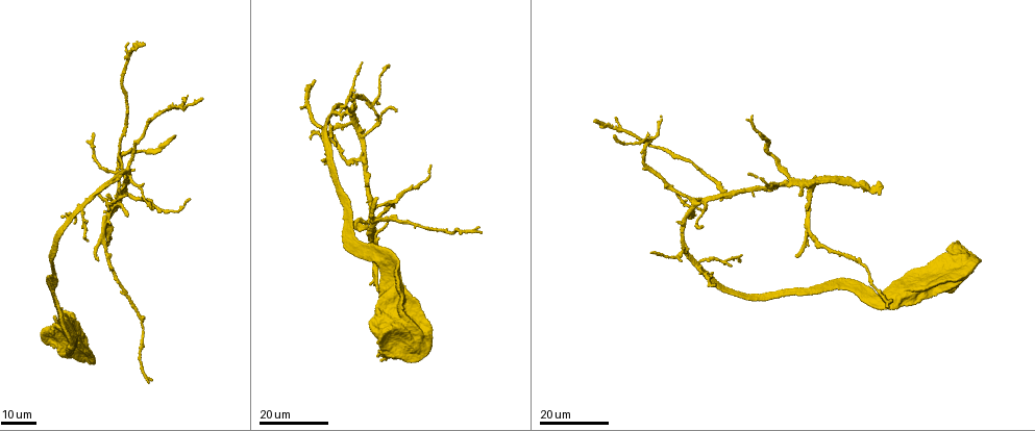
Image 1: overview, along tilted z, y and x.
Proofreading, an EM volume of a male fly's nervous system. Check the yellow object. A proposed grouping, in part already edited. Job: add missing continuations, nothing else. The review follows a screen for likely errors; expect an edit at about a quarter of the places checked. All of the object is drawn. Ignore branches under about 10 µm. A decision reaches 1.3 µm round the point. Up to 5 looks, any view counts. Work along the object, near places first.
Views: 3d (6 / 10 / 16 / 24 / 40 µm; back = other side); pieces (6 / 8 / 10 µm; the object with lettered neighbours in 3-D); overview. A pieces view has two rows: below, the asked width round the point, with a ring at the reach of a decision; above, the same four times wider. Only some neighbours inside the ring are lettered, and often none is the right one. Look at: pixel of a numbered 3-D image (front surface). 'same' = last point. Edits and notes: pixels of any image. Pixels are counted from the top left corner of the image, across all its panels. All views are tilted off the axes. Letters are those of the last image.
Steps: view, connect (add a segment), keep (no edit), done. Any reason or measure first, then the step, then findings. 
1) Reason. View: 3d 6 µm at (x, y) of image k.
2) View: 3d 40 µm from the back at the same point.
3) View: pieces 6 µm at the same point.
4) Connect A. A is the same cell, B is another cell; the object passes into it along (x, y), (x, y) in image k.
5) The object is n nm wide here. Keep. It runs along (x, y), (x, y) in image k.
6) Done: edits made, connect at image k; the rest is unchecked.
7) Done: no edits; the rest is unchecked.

Free end. View: 3d 16 µm at (745, 118) of image 1.

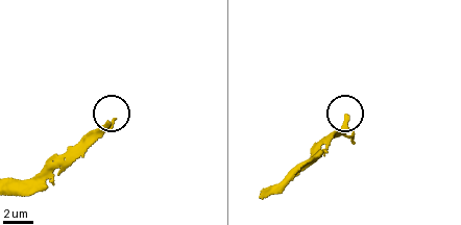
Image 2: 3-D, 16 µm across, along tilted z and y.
View: pieces 8 µm at (107, 123) of image 2.

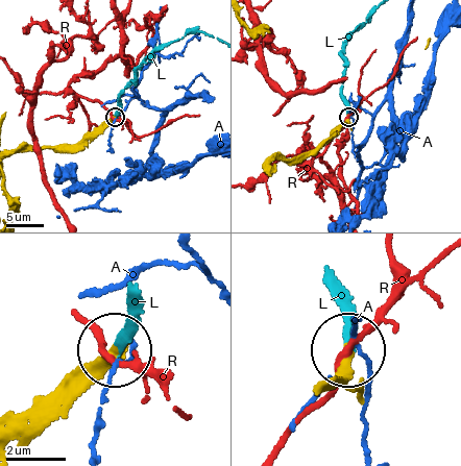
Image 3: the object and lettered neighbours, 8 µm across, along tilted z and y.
Connect L. L is the same cell, A and R are other cells; the object passes into it along (44, 395), (71, 370), (114, 351), (131, 307) in image 3; the neuron continues.

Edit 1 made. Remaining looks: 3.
View: overview.

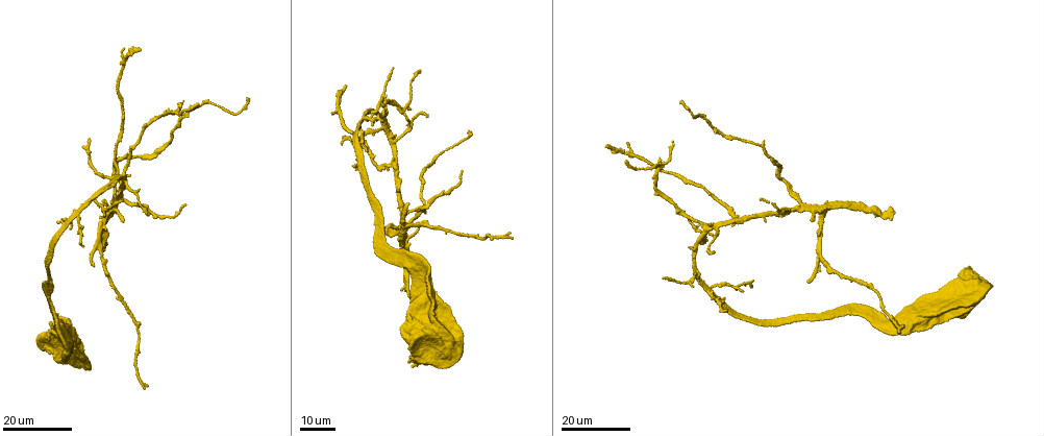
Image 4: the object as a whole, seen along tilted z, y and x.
Free end. View: 3d 24 µm at (121, 222) of image 4.

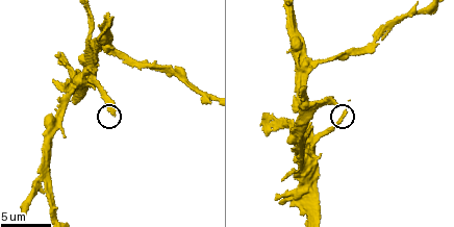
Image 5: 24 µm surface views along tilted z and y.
What lies round it. View: pieces 6 µm at (346, 113) of image 5.

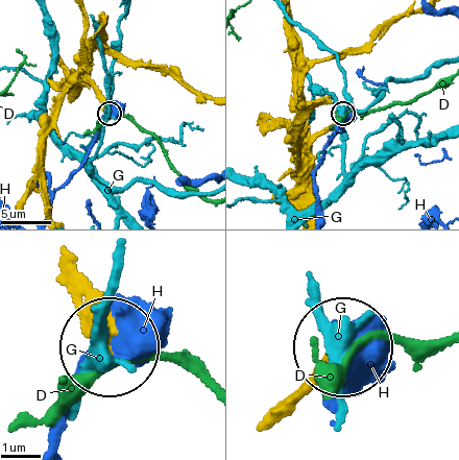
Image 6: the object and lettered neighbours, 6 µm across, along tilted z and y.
The object is 240 nm wide here. Keep. D, G and H are other cells; it runs along (274, 406), (340, 348) in image 6; none of them fits.

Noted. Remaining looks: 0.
Done: edits made, connect at image 3; the rest is unchecked.

